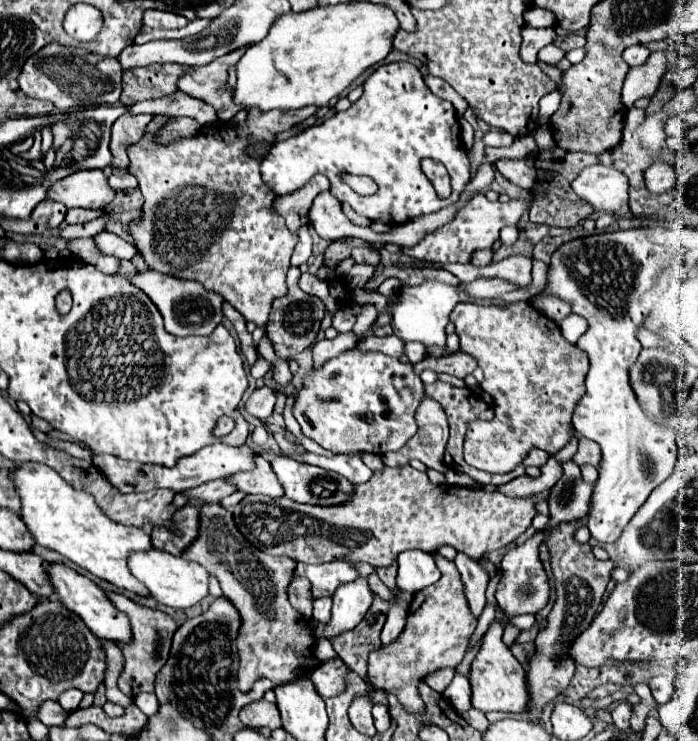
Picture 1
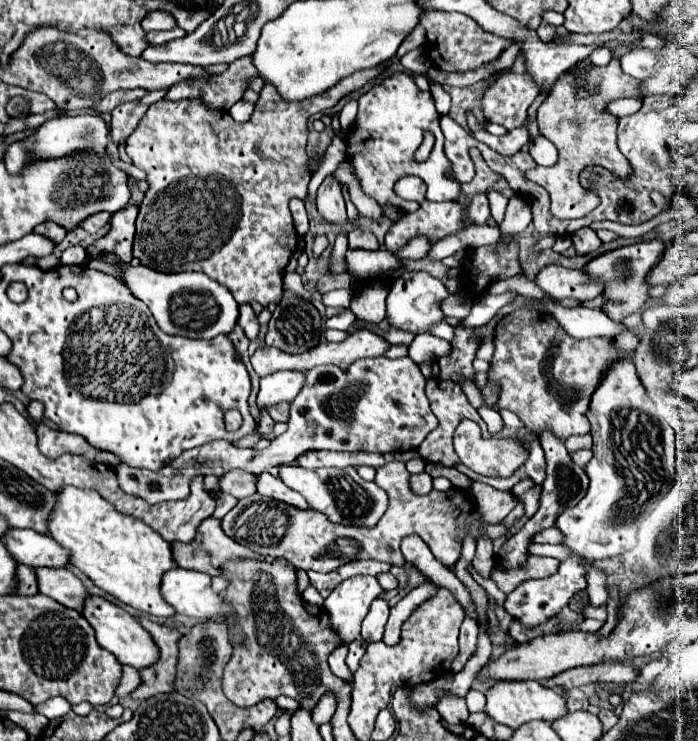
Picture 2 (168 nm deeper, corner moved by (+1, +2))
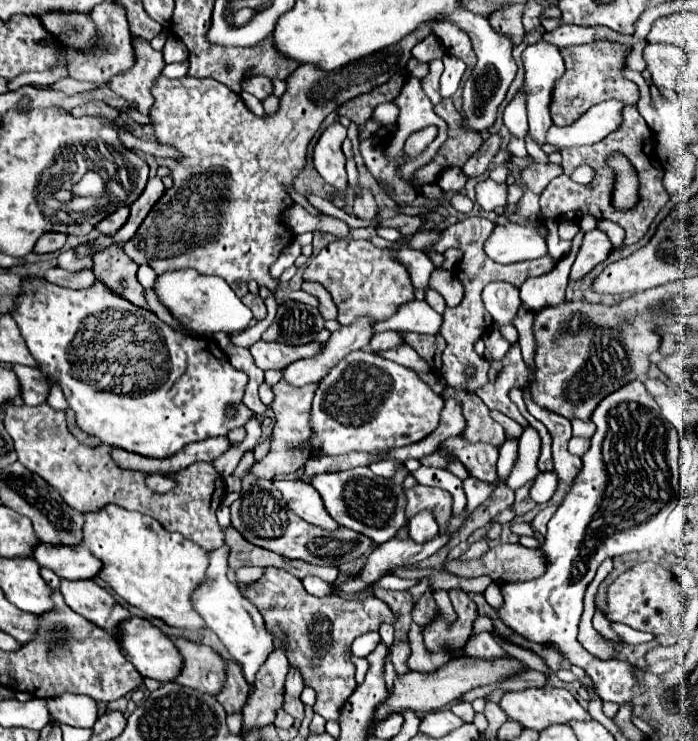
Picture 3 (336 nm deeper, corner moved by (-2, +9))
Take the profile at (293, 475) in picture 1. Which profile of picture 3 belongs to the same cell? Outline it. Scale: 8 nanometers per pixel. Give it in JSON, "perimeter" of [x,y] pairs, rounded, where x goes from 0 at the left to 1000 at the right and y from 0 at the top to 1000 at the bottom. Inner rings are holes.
{"perimeter":[[[504,632],[504,634],[493,634],[481,640],[456,640],[453,645],[444,645],[444,653],[456,661],[470,694],[487,710],[504,713],[533,726],[536,734],[547,734],[564,726],[567,715],[573,715],[582,707],[579,661],[556,650],[553,645],[533,640],[530,632]],[[527,686],[530,686],[530,696],[527,696]]]}

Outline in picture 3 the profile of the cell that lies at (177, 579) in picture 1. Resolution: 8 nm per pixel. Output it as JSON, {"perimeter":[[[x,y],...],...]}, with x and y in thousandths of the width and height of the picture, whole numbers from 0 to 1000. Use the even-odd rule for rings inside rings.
{"perimeter":[[[318,737],[318,742],[301,745],[301,750],[298,750],[301,753],[301,764],[295,769],[295,780],[275,799],[275,818],[292,834],[295,845],[312,856],[312,861],[327,874],[330,885],[338,893],[347,896],[350,915],[352,915],[355,923],[362,926],[364,912],[367,912],[370,901],[378,896],[378,891],[390,880],[390,858],[381,850],[378,837],[375,837],[370,821],[355,807],[350,807],[344,802],[338,788],[332,788],[324,780],[324,772],[327,772],[324,750],[327,750],[327,740],[324,737]]]}

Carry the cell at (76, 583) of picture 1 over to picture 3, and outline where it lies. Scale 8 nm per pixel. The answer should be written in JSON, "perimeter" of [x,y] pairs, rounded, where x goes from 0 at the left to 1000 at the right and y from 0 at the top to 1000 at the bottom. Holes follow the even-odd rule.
{"perimeter":[[[189,831],[189,834],[178,837],[172,842],[172,848],[166,850],[166,861],[169,861],[181,888],[192,896],[192,901],[203,912],[212,912],[212,915],[221,915],[229,920],[246,920],[249,912],[261,901],[261,888],[249,872],[249,866],[229,848],[223,848],[215,837],[206,837],[201,831]]]}

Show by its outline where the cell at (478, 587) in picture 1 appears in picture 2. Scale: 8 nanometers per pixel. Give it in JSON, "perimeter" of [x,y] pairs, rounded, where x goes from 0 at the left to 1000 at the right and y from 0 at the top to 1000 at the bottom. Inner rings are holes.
{"perimeter":[[[666,833],[660,843],[660,857],[658,857],[658,884],[646,895],[646,908],[663,906],[666,895],[681,884],[683,876],[683,860],[686,860],[686,846],[678,835]]]}

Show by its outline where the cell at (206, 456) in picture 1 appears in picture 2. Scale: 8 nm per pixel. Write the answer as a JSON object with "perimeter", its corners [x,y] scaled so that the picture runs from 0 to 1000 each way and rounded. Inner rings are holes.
{"perimeter":[[[511,484],[497,498],[460,493],[440,501],[440,514],[431,530],[417,544],[411,582],[388,595],[377,609],[342,606],[325,595],[271,606],[228,636],[193,633],[185,628],[165,630],[170,655],[179,665],[208,673],[213,682],[231,676],[254,676],[271,671],[271,649],[282,638],[319,641],[331,633],[351,633],[374,641],[400,628],[417,628],[437,609],[529,609],[569,611],[597,606],[606,592],[626,576],[626,563],[609,533],[609,509],[600,493],[586,484]]]}

